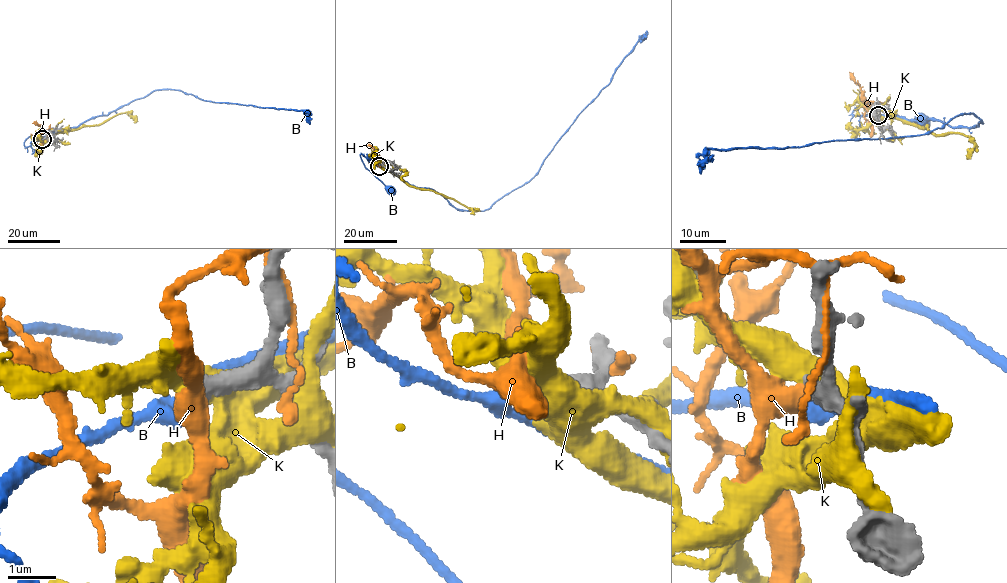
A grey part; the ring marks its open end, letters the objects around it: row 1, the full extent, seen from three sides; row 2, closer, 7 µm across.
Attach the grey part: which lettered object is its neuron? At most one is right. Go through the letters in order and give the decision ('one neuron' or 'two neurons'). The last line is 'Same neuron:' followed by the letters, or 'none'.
B: one neuron
H: two neurons
K: two neurons
Same neuron: B

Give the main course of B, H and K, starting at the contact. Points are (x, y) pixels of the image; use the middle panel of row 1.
B: (378, 166), (360, 155), (365, 166), (390, 189)
H: (378, 164), (378, 153), (368, 144)
K: (379, 165), (410, 185), (443, 194), (474, 211), (477, 209)

